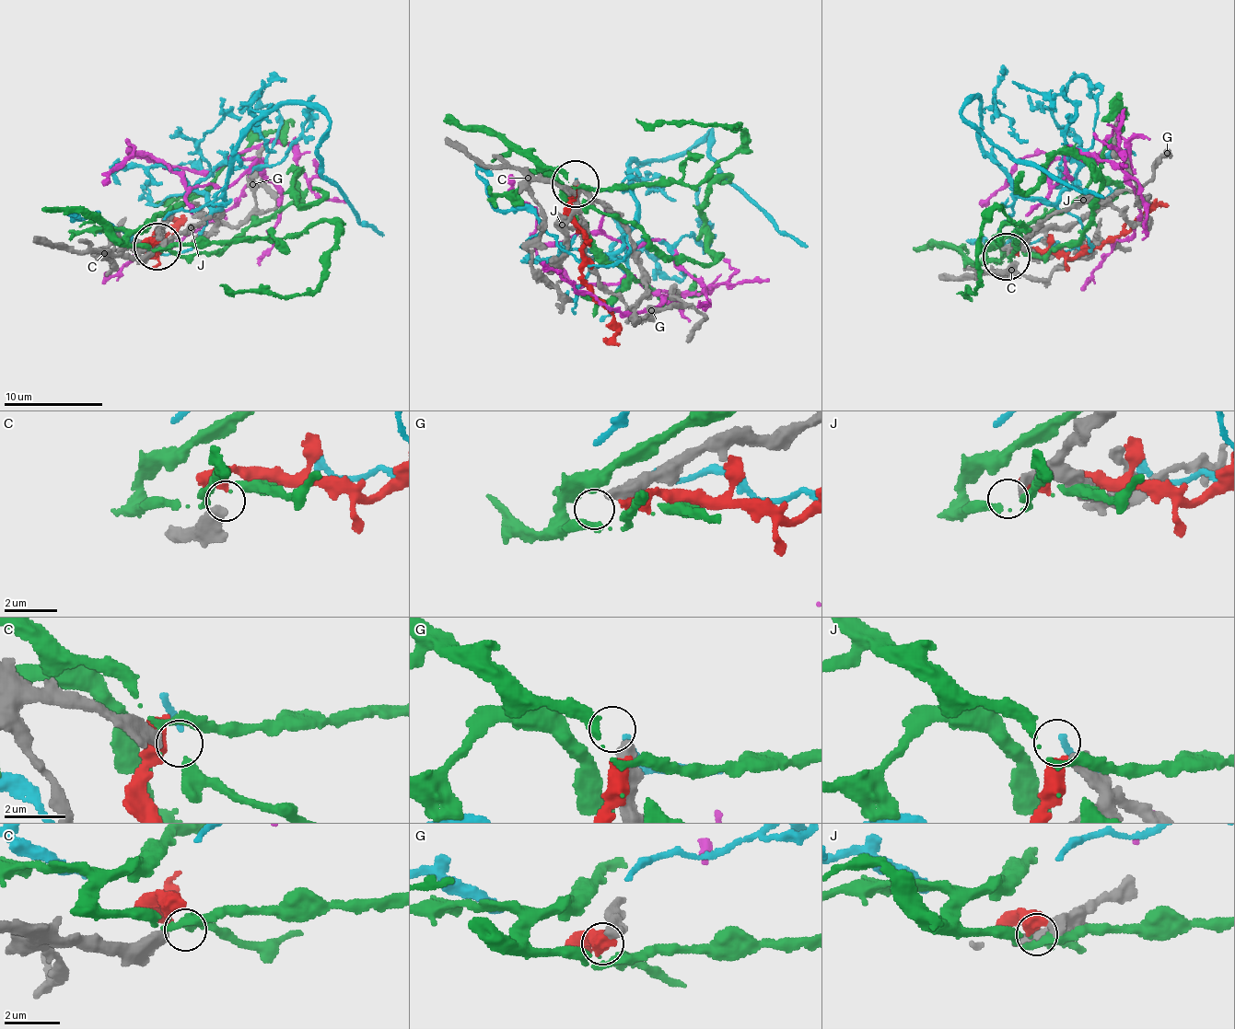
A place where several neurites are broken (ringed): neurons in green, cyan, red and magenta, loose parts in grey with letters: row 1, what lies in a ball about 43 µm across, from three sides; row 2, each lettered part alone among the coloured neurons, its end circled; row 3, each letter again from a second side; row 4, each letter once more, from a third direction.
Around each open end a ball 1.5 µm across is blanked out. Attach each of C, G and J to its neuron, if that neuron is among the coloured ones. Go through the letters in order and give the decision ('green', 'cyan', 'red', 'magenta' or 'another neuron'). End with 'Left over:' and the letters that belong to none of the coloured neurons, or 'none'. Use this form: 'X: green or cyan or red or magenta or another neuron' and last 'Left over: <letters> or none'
C: another neuron
G: another neuron
J: another neuron
Left over: C, G, J

